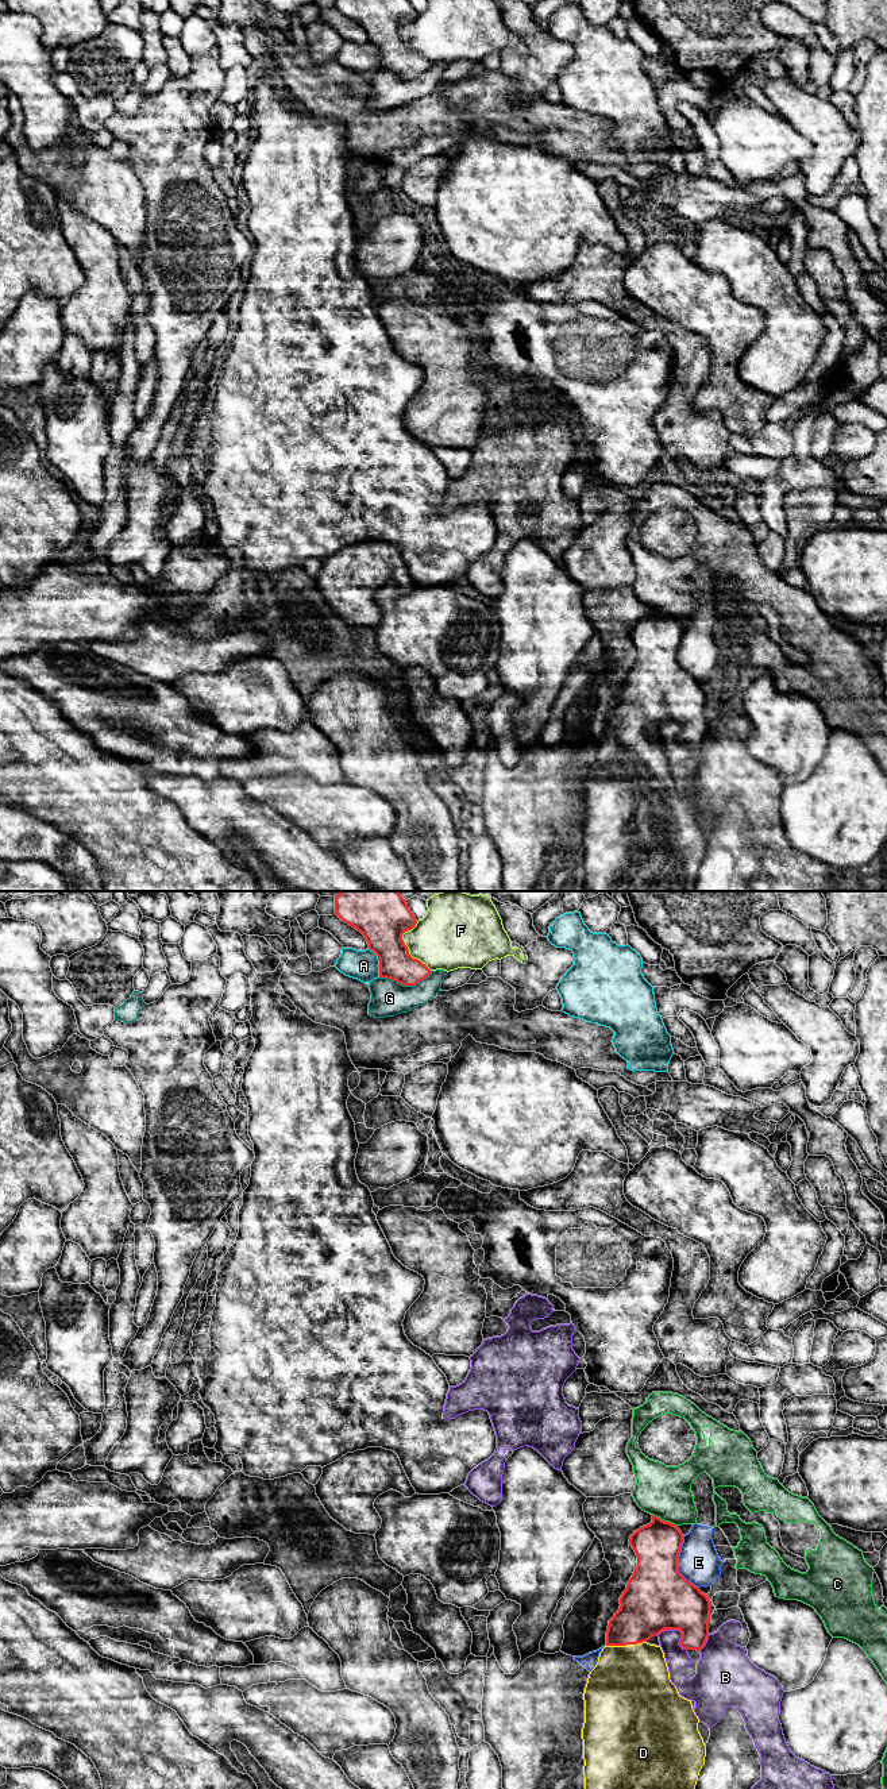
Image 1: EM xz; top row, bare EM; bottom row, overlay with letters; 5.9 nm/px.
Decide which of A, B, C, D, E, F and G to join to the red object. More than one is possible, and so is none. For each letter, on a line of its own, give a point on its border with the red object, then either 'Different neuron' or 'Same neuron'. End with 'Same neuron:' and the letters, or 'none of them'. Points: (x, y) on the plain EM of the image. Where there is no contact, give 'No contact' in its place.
A: Touches red at xz (380, 56). Different neuron
B: Touches red at xz (679, 723). Different neuron
C: Touches red at xz (663, 613). Different neuron
D: Touches red at xz (616, 737). Same neuron
E: Touches red at xz (677, 656). Different neuron
F: Touches red at xz (407, 39). Different neuron
G: Touches red at xz (405, 77). Different neuron
Same neuron: D

